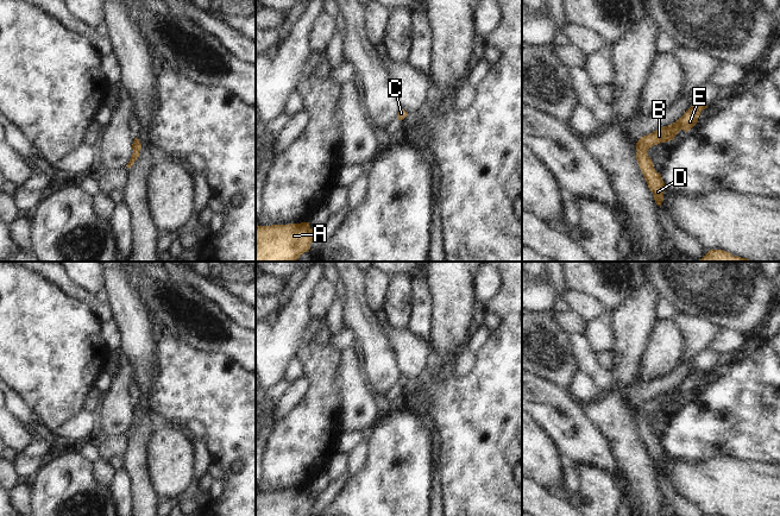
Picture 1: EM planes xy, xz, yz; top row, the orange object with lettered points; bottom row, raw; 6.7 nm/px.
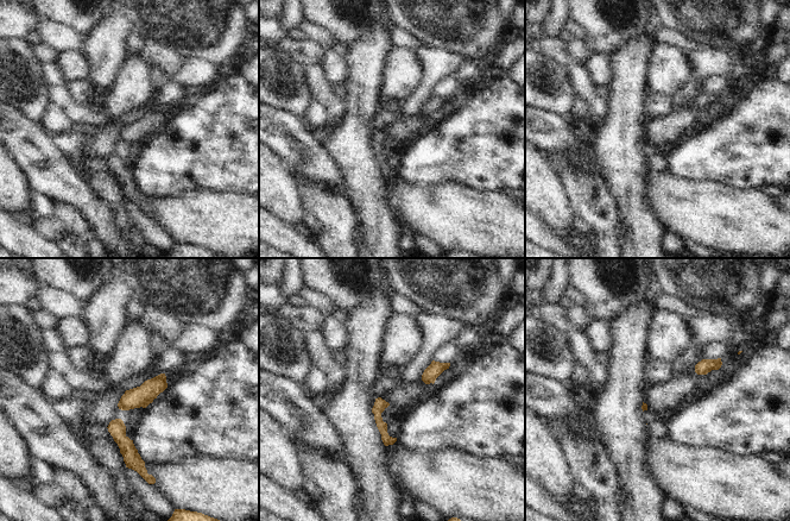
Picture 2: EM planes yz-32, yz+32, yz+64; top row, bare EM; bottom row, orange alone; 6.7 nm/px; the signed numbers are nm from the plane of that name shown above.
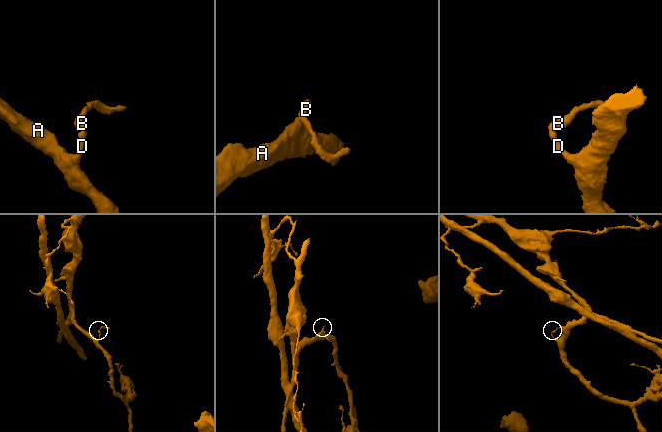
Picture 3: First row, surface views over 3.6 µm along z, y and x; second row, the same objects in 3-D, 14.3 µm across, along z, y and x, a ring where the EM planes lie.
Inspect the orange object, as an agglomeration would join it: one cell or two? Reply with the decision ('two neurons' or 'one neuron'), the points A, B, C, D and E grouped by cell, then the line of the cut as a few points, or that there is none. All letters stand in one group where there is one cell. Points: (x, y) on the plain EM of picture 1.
one neuron; A B C D E; no cut

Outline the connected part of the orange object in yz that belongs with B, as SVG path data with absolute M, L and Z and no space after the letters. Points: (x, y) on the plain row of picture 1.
M704 370L692 371L675 389L641 403L636 409L636 426L639 433L658 472L661 472L663 467L666 453L660 439L655 438L654 430L648 423L647 417L654 411L673 407L680 396L685 398L690 397L698 389L702 377L706 373L707 371Z

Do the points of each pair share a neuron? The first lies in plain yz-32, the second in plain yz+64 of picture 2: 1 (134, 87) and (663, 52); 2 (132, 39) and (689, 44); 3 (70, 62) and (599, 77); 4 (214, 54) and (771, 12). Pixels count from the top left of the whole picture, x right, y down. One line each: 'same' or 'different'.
1: same
2: same
3: same
4: different

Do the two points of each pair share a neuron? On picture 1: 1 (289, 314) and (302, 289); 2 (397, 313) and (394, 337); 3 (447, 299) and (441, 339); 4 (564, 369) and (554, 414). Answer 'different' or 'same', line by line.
1: same
2: different
3: same
4: different

